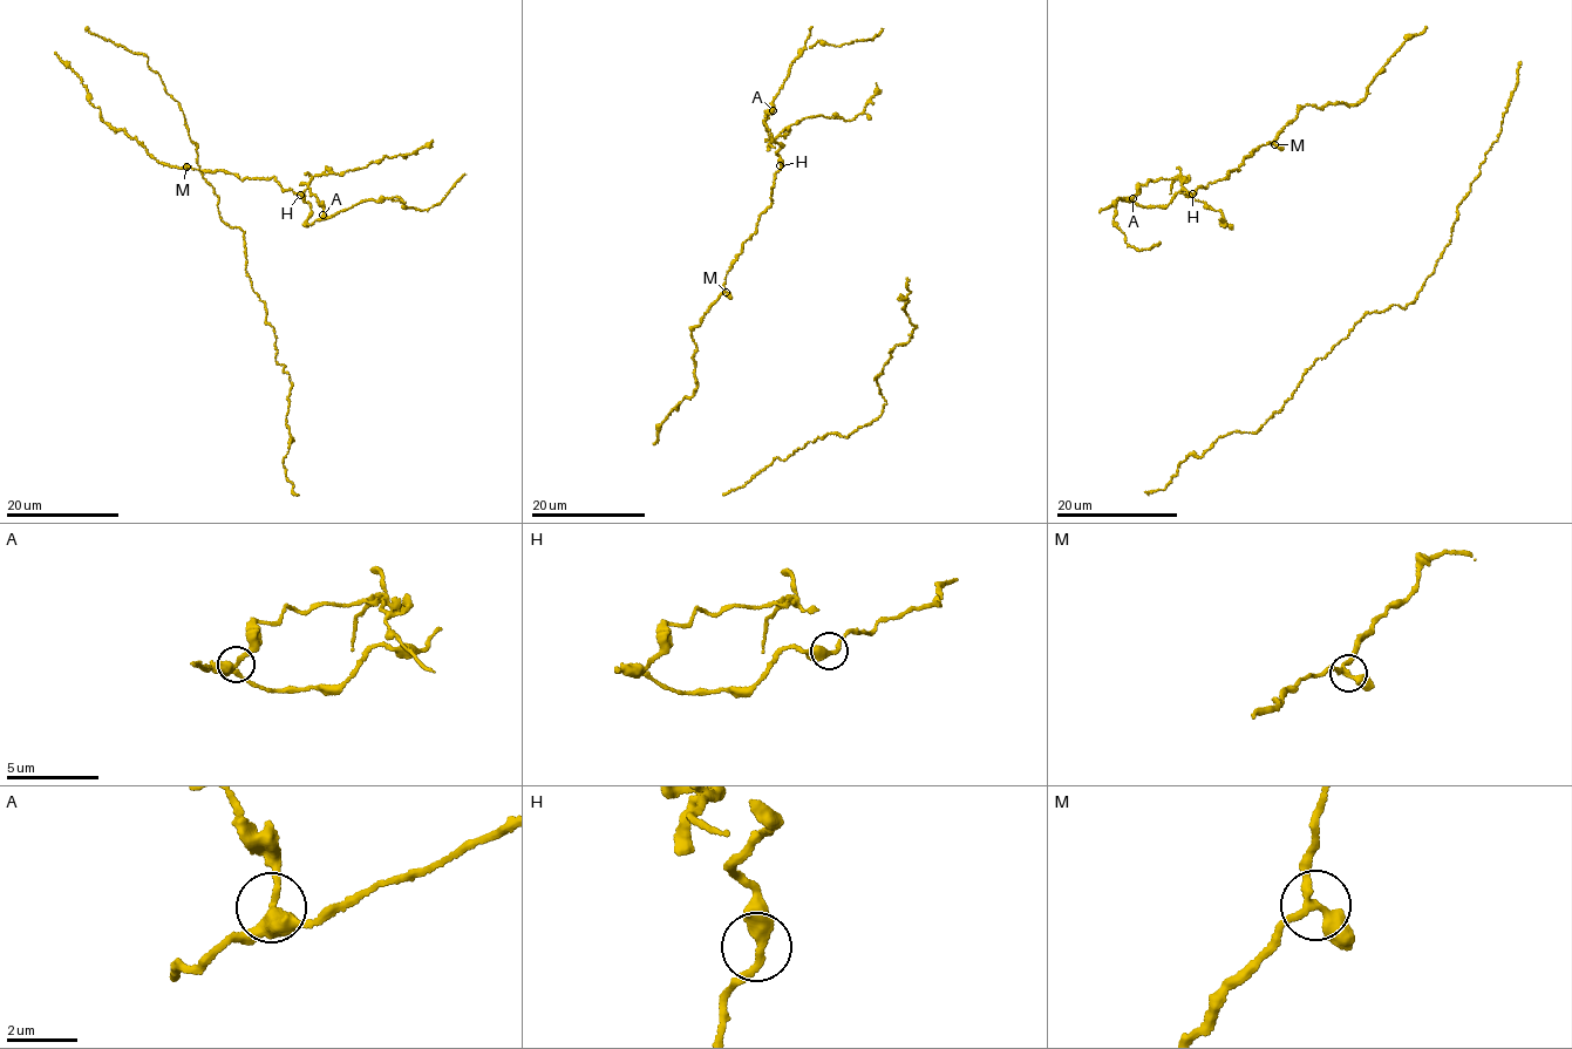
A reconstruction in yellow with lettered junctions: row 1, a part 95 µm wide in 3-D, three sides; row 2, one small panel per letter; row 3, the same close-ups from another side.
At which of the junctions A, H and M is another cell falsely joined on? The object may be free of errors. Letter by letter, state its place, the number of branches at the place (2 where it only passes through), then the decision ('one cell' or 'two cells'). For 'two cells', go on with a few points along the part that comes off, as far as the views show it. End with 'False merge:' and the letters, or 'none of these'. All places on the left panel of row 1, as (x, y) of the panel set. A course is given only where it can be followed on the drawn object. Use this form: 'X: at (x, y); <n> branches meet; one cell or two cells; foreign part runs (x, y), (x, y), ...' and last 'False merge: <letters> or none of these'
A: at (322, 215); 3 branches meet; two cells; foreign part runs (322, 215), (321, 204), (310, 195), (311, 179), (367, 167), (386, 156), (407, 155), (433, 141)
H: at (300, 195); 2 branches meet; one cell
M: at (186, 167); 3 branches meet; one cell
False merge: A

